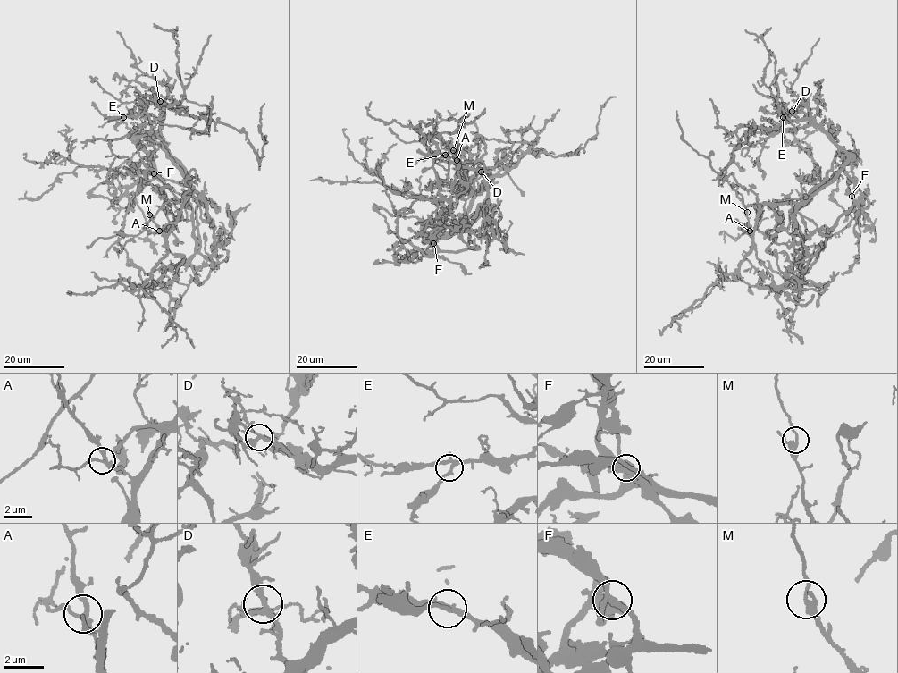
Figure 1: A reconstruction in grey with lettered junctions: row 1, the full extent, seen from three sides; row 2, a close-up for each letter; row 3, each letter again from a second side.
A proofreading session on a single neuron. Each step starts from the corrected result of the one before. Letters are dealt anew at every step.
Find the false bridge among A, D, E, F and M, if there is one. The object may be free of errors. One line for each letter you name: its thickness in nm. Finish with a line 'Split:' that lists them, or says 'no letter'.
Split: no letter

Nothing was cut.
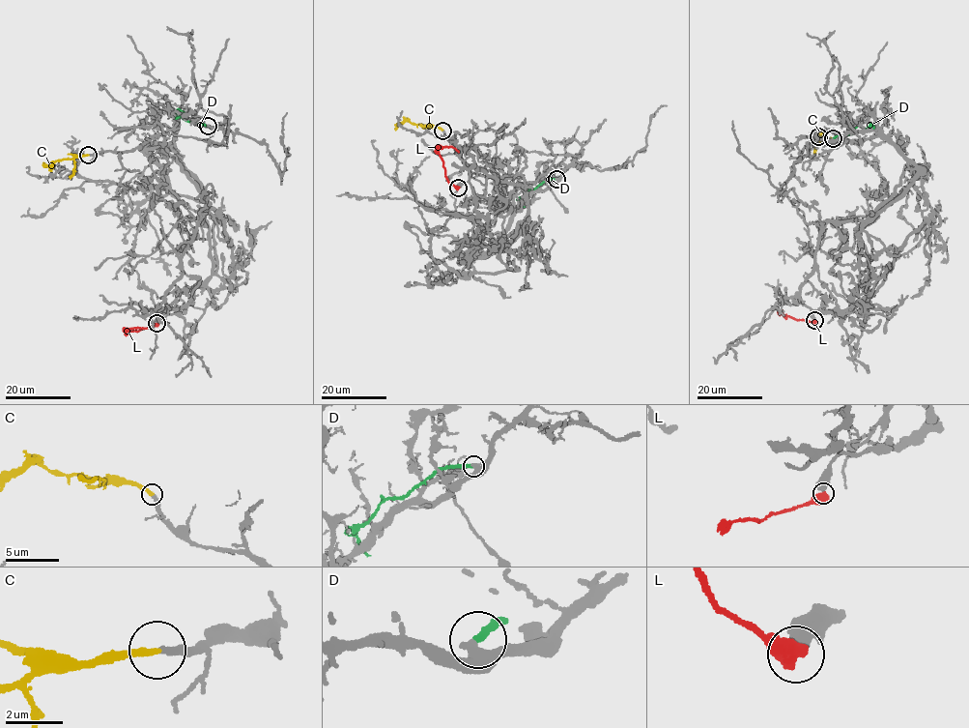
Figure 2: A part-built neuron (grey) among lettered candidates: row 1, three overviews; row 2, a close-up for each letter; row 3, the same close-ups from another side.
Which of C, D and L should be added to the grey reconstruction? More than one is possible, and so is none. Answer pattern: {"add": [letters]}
{"add": ["C"]}

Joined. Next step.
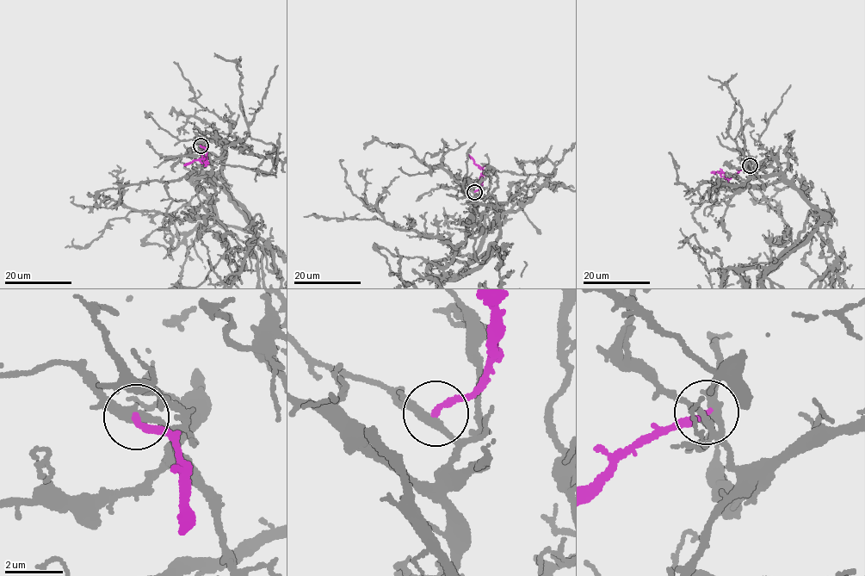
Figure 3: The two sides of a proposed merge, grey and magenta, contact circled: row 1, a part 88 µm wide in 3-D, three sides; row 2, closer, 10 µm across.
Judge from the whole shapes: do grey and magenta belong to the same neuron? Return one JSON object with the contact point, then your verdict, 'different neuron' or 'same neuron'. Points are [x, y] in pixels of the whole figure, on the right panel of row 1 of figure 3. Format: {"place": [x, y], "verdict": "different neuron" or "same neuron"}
{"place": [750, 165], "verdict": "different neuron"}

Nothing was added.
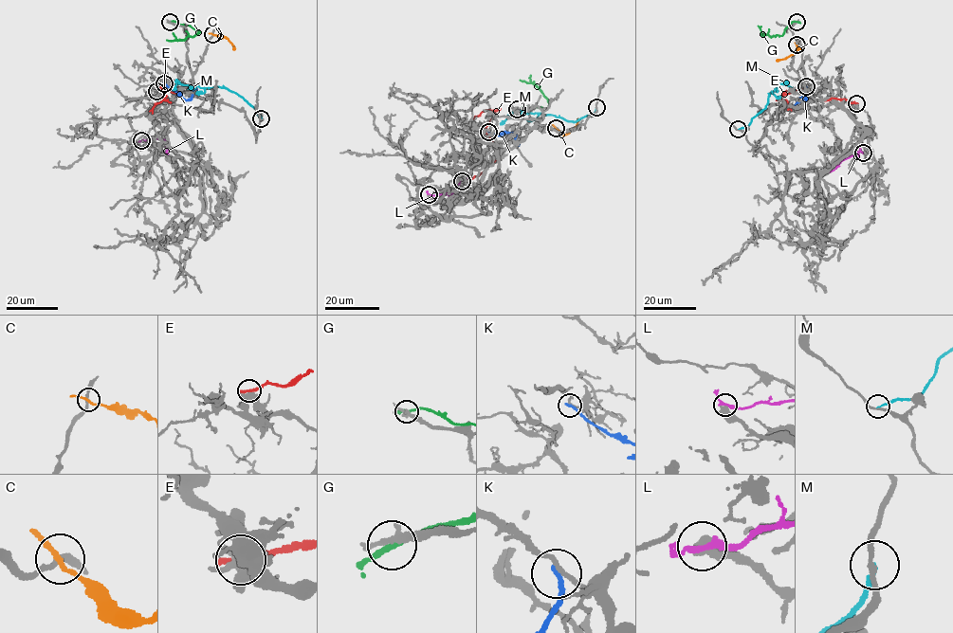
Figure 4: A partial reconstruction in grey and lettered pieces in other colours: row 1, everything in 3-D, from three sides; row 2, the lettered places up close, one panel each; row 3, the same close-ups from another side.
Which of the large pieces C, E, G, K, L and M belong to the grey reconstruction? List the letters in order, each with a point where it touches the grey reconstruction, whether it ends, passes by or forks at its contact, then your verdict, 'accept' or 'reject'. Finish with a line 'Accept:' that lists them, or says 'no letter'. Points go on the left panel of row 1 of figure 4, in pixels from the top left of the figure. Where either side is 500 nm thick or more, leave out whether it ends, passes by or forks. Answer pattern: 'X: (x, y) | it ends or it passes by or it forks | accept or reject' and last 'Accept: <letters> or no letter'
C: (212, 34) | it passes by | reject
E: (156, 91) | it ends | reject
G: (170, 22) | it passes by | reject
K: (164, 83) | it ends | reject
L: (141, 140) | reject
M: (261, 118) | it ends | reject
Accept: no letter

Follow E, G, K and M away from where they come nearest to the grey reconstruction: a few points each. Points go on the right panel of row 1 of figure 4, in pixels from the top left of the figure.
E: (856, 103), (833, 98), (814, 99), (806, 89), (802, 88), (780, 99), (787, 101), (791, 110)
G: (797, 22), (792, 22), (779, 35), (763, 36), (763, 32)
K: (806, 86), (795, 106), (804, 99), (806, 100)
M: (738, 129), (746, 127), (765, 108), (769, 93), (778, 84), (785, 83), (794, 91)

